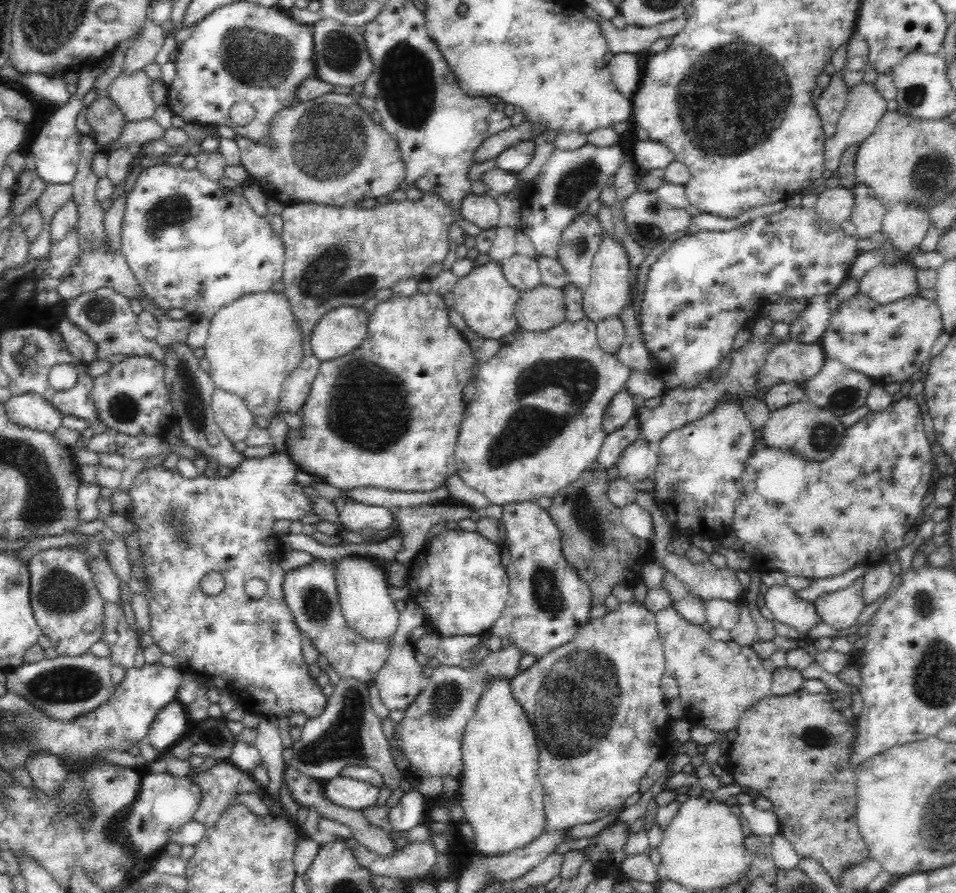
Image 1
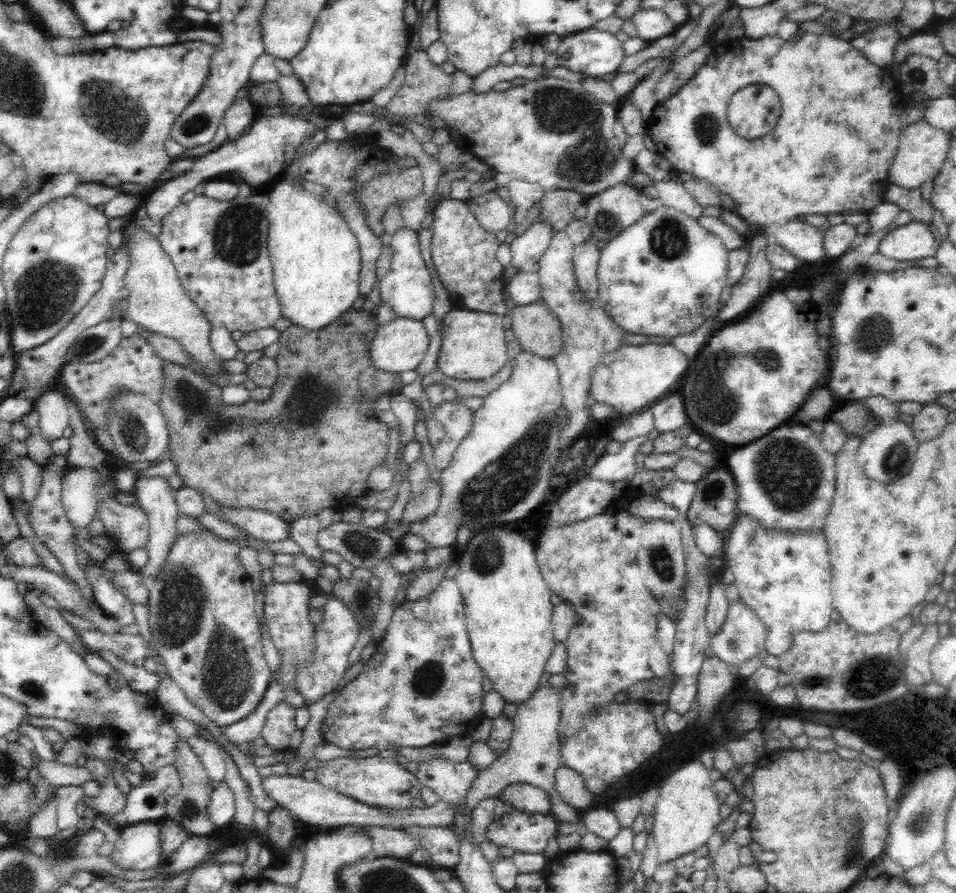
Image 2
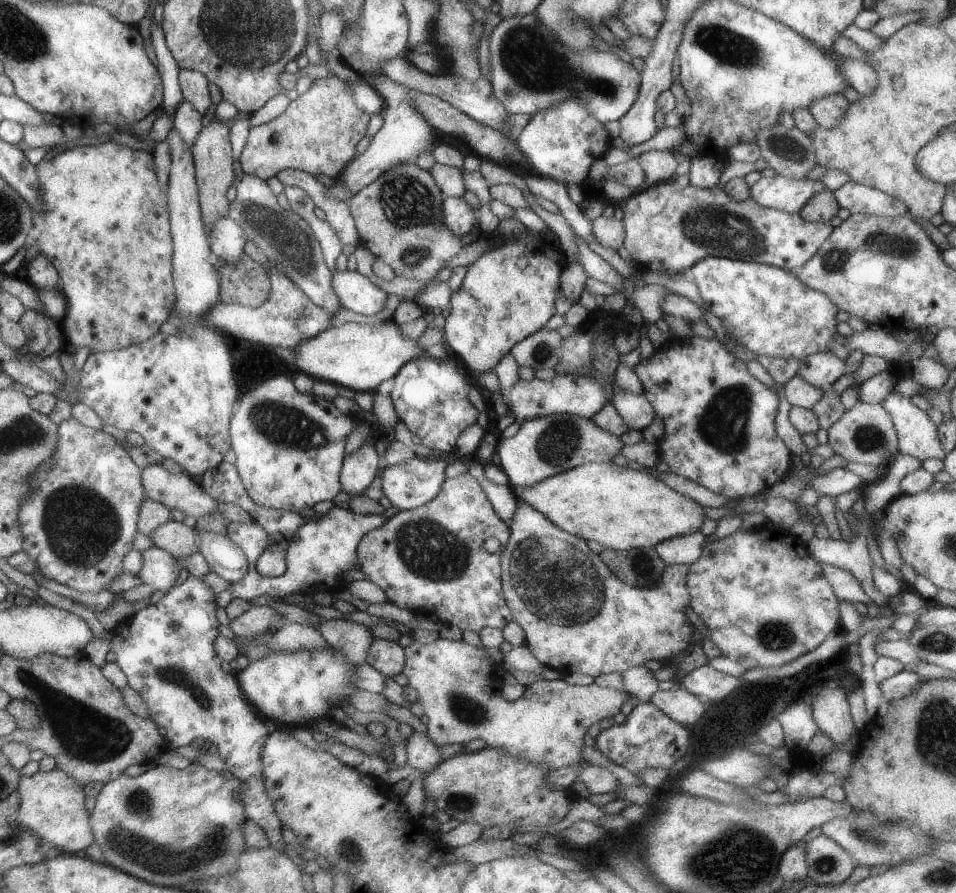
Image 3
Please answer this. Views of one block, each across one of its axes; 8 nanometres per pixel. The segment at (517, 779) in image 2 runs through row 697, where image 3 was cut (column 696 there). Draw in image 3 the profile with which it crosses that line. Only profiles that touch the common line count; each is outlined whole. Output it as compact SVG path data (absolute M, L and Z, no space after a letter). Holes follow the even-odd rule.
M694 530L684 536L663 540L656 544L654 550L664 560L666 566L691 565L700 558L706 539L701 530Z

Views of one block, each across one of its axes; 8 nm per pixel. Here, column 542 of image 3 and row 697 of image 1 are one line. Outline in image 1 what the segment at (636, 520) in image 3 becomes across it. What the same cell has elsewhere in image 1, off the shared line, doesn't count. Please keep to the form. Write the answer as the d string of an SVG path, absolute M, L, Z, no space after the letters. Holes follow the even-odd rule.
M510 680L491 681L484 688L474 716L466 724L462 736L462 774L456 798L464 809L464 818L474 829L474 843L478 854L492 856L524 848L543 834L546 826L543 784L538 780L539 748L536 733L528 715L512 695Z

